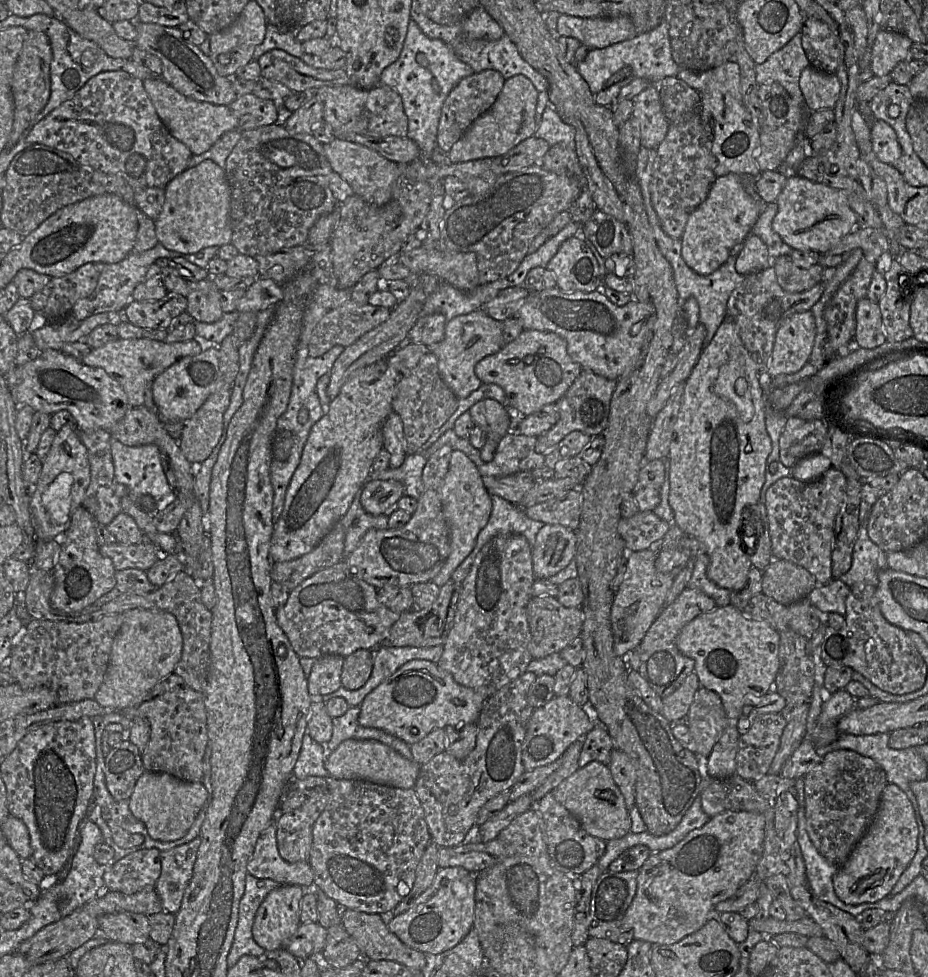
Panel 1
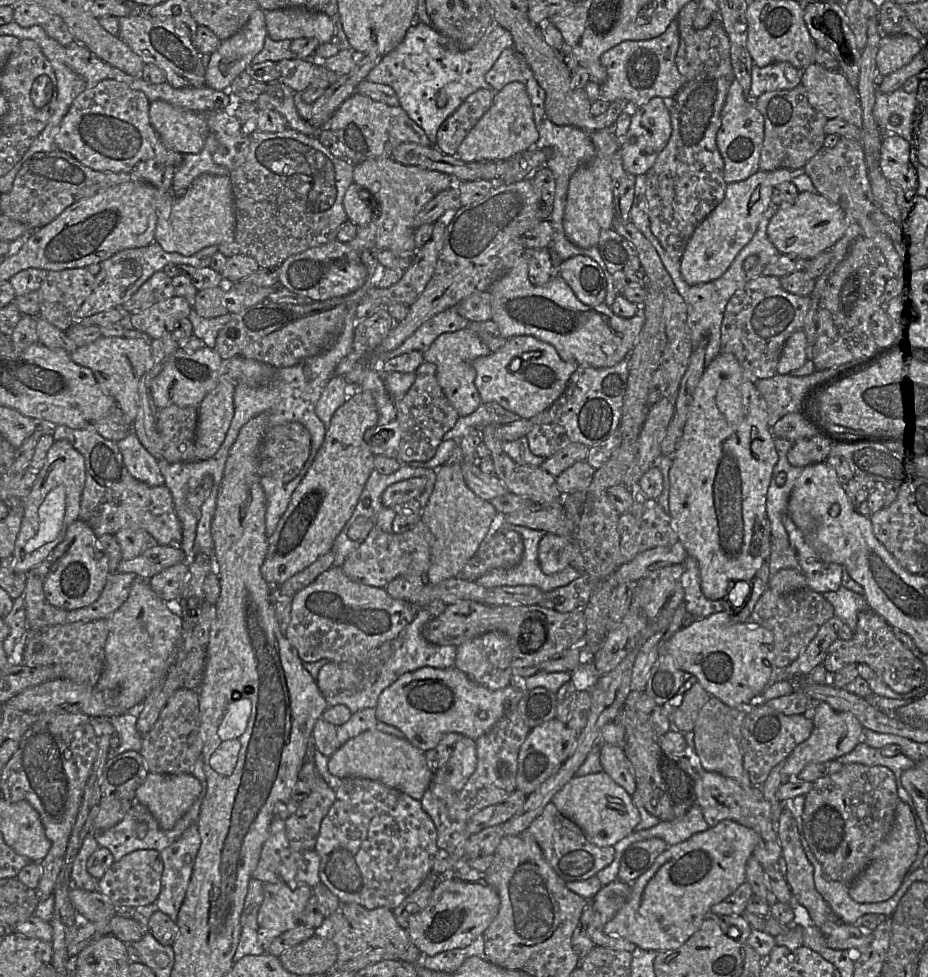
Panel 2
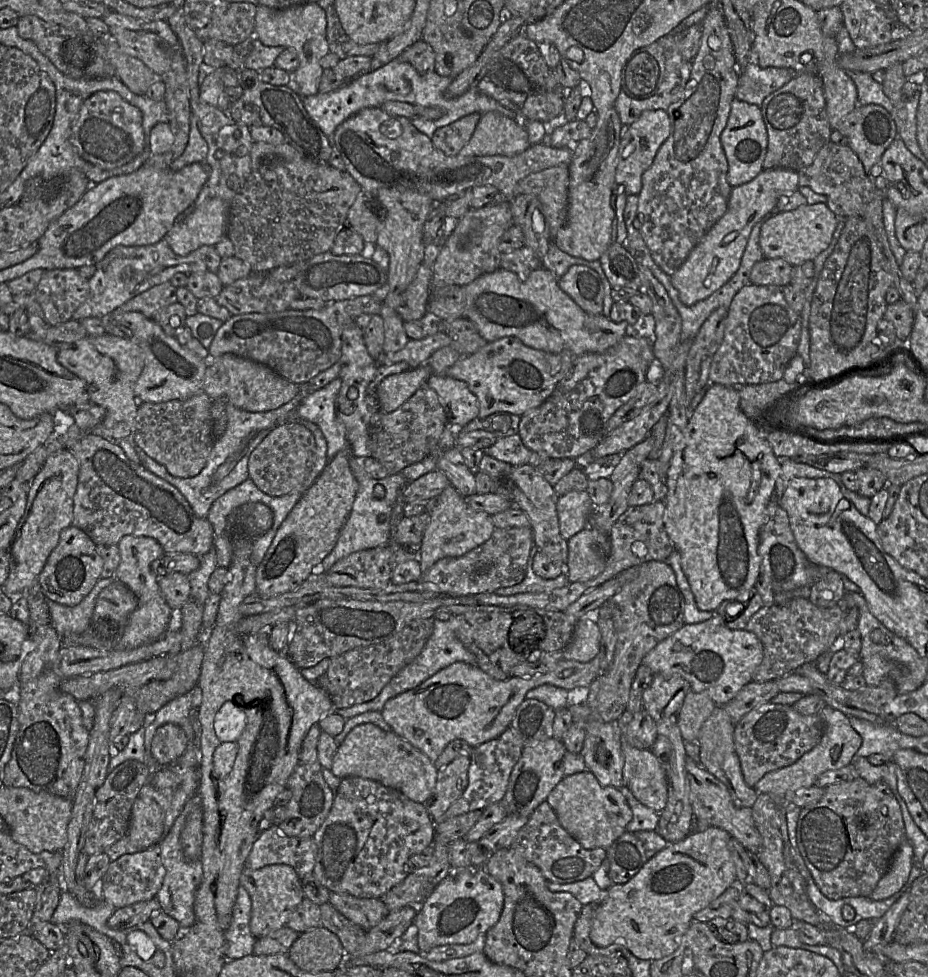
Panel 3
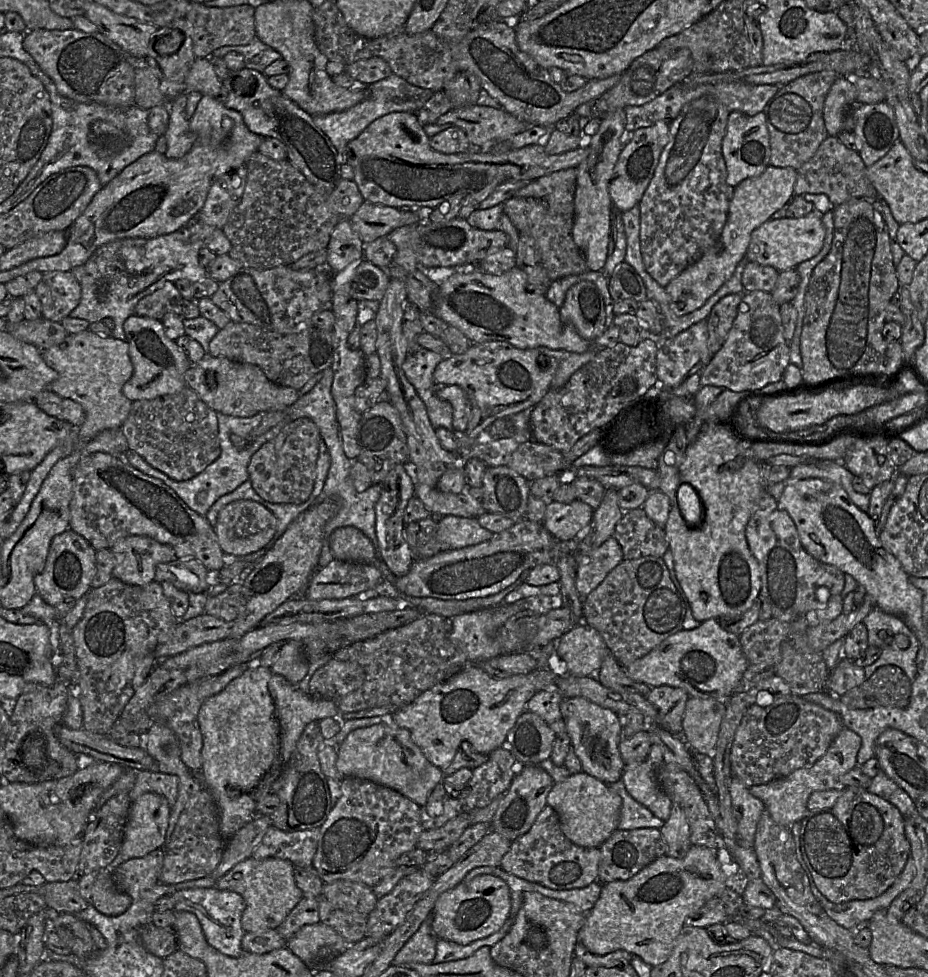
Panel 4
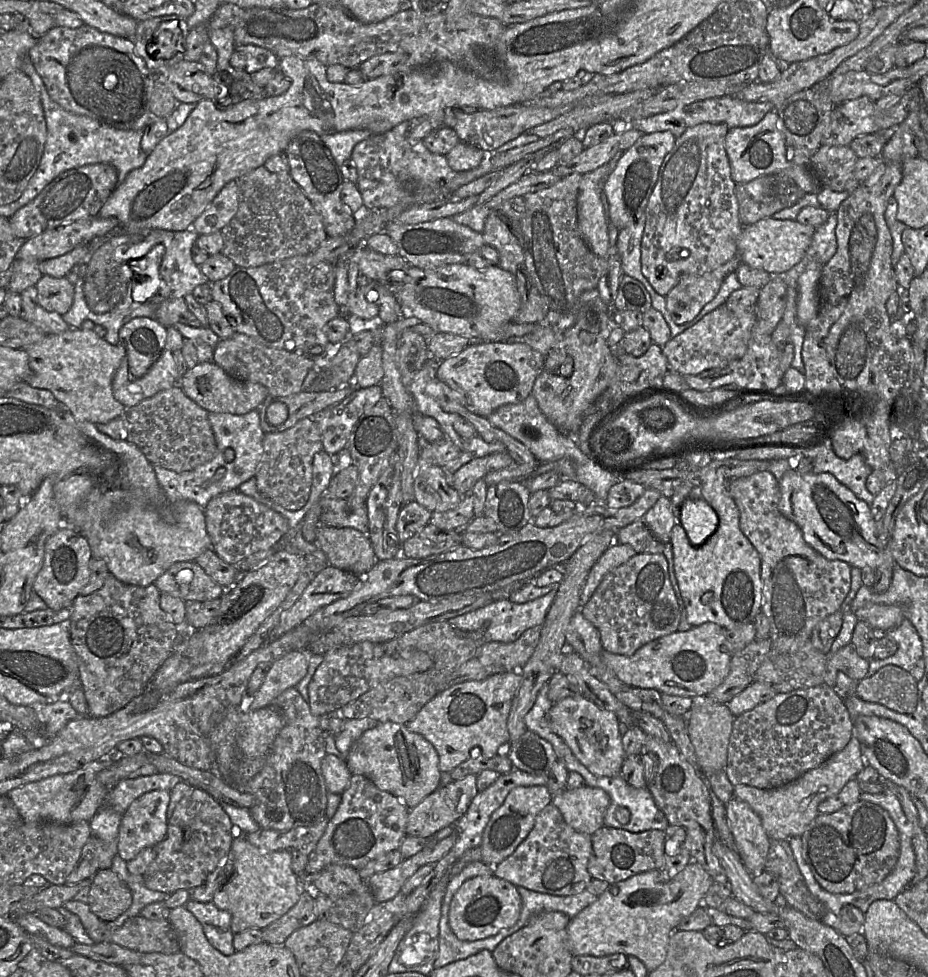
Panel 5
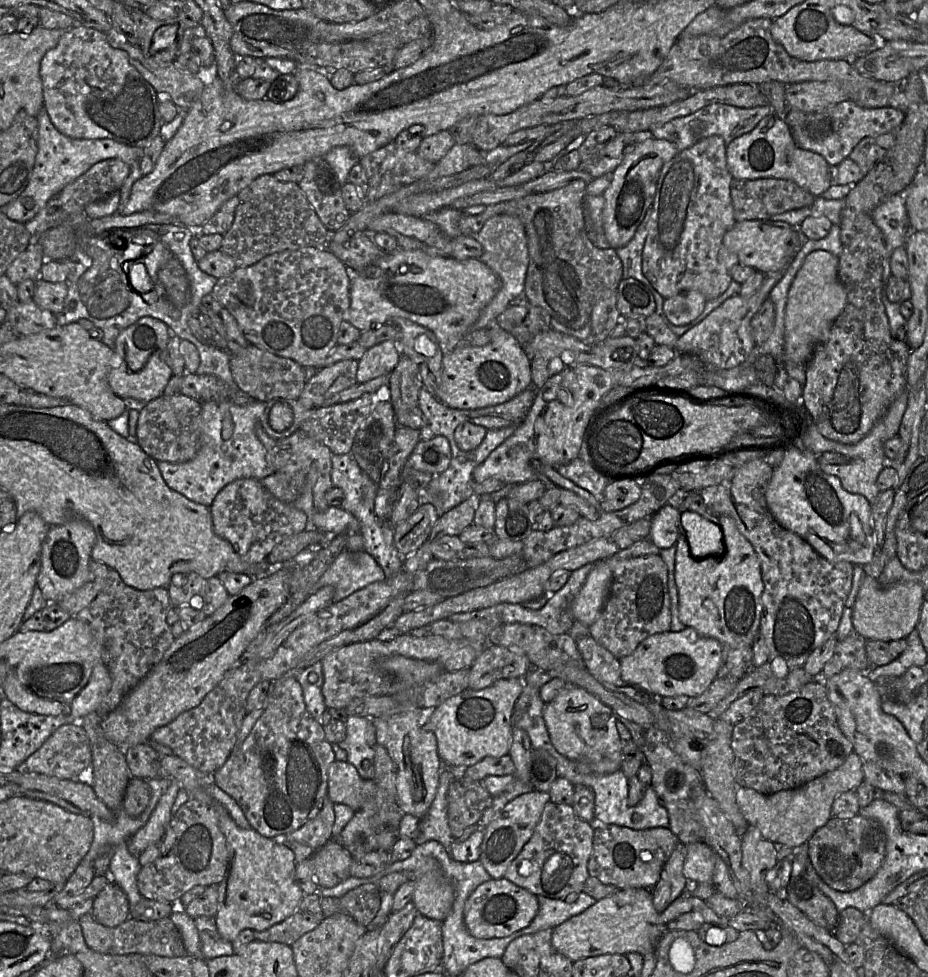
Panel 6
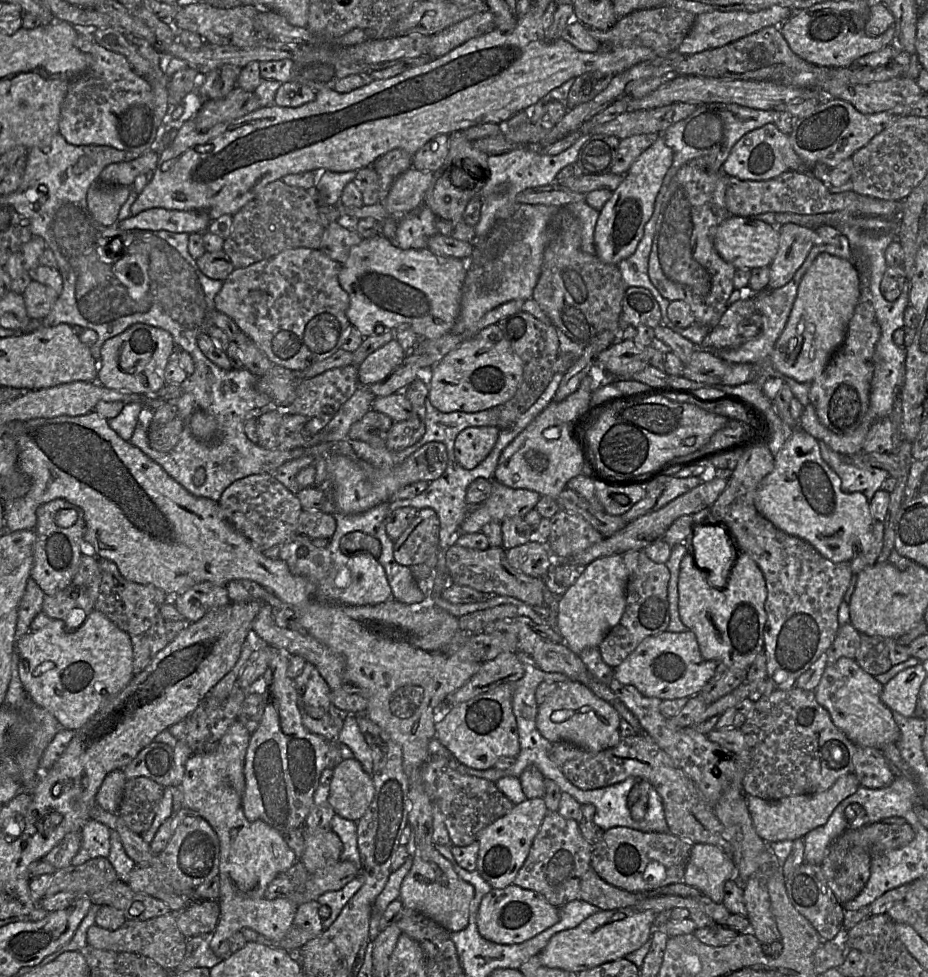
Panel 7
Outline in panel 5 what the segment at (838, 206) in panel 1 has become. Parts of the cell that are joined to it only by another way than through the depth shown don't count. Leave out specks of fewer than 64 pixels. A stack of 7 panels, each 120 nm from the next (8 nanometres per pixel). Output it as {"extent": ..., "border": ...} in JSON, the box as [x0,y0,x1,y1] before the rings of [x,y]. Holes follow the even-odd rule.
{"extent":[736,218,815,276],"border":[[[764,218],[745,225],[736,240],[741,262],[753,268],[762,269],[771,276],[781,275],[801,260],[811,243],[815,229],[812,226],[800,224],[796,220],[773,218]]]}

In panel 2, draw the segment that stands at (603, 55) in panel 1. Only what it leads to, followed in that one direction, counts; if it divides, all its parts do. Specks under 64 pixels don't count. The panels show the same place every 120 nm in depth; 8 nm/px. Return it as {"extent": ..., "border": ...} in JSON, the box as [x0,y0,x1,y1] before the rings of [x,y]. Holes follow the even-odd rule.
{"extent":[599,20,687,107],"border":[[[673,20],[664,33],[639,41],[624,41],[604,52],[600,57],[601,64],[607,71],[607,79],[599,87],[599,98],[609,103],[625,100],[631,107],[647,103],[653,97],[671,101],[687,83],[680,74],[675,56],[679,47],[679,29]]]}

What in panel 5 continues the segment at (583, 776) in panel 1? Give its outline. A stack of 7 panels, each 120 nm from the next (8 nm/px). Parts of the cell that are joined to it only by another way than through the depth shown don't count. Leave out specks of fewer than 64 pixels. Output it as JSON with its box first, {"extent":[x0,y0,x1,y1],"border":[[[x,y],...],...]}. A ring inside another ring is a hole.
{"extent":[551,785,610,836],"border":[[[584,785],[575,789],[565,788],[552,797],[551,803],[560,810],[570,827],[591,836],[604,826],[610,796],[601,788]]]}

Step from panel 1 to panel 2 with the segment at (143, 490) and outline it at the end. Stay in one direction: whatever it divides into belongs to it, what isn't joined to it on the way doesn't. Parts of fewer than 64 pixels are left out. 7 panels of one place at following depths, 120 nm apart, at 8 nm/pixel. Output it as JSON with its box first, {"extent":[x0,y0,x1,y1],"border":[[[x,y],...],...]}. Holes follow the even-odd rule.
{"extent":[116,432,164,486],"border":[[[130,432],[116,444],[127,470],[135,479],[150,486],[164,485],[158,460],[146,450],[135,433]]]}

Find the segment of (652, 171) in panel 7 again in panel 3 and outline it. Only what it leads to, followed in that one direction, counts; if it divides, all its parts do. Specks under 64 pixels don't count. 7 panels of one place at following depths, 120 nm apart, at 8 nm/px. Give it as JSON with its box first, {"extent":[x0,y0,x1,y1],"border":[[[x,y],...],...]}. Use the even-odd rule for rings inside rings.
{"extent":[615,110,670,195],"border":[[[646,110],[622,135],[618,150],[615,186],[621,186],[628,195],[639,195],[642,189],[642,176],[650,168],[654,158],[670,135],[670,119],[666,110]]]}

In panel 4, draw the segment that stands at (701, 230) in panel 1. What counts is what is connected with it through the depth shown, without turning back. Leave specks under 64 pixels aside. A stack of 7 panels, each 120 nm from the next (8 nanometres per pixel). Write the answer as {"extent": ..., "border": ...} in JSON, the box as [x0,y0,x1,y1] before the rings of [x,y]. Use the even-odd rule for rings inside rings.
{"extent":[665,165,797,316],"border":[[[768,165],[758,176],[747,178],[734,187],[727,220],[718,242],[665,287],[670,308],[676,316],[684,316],[701,308],[730,279],[738,263],[746,256],[752,231],[771,219],[772,214],[787,205],[794,196],[797,174],[792,167]]]}

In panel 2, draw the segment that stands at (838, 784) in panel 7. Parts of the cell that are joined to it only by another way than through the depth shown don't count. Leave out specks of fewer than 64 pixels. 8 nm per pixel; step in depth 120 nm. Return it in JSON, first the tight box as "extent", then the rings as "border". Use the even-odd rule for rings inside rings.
{"extent":[782,702,864,779],"border":[[[817,702],[812,733],[782,762],[782,776],[784,779],[797,778],[798,774],[810,763],[836,760],[850,753],[860,742],[863,742],[863,729],[864,727],[852,713],[837,711],[826,702]]]}

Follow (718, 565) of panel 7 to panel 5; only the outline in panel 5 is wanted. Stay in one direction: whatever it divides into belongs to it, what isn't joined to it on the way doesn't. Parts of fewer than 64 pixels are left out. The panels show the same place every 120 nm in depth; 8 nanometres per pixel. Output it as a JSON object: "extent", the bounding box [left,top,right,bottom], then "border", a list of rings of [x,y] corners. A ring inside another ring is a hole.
{"extent":[680,496,719,546],"border":[[[701,496],[690,497],[681,505],[680,524],[685,529],[690,543],[701,546],[717,530],[719,518]]]}

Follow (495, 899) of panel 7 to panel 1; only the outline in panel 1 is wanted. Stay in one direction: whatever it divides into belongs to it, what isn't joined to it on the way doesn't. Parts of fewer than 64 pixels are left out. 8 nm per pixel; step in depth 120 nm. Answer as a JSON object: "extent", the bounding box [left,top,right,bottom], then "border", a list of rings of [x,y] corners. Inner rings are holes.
{"extent":[387,867,476,954],"border":[[[463,867],[439,868],[432,884],[413,905],[387,922],[403,943],[424,953],[438,954],[457,945],[473,928],[476,879]]]}

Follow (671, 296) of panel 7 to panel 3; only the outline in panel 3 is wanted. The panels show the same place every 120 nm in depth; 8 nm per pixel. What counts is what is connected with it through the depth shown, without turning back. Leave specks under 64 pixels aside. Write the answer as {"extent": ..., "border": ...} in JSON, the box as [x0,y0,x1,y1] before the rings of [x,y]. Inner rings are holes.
{"extent":[638,4,739,275],"border":[[[719,4],[709,7],[701,23],[699,49],[690,65],[690,79],[683,96],[667,112],[670,135],[642,176],[638,219],[653,261],[672,275],[693,248],[723,216],[732,187],[727,182],[728,161],[720,135],[735,98],[739,72],[732,41]]]}

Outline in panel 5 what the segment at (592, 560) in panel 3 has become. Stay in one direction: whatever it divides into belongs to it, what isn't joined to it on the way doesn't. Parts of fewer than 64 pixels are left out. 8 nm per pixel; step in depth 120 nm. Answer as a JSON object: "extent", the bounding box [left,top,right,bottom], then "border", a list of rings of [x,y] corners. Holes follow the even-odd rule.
{"extent":[580,542,636,609],"border":[[[613,542],[588,573],[580,595],[580,609],[590,600],[607,573],[627,562],[636,554],[636,551],[630,545]]]}

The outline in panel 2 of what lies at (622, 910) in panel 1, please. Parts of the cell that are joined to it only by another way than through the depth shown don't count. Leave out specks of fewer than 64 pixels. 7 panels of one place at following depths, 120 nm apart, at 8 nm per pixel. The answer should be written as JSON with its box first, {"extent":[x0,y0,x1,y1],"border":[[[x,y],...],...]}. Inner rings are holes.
{"extent":[587,879,636,952],"border":[[[616,879],[602,886],[592,899],[593,917],[588,924],[587,934],[594,946],[603,946],[613,950],[632,952],[636,946],[619,936],[607,935],[604,926],[626,902],[631,884]]]}

